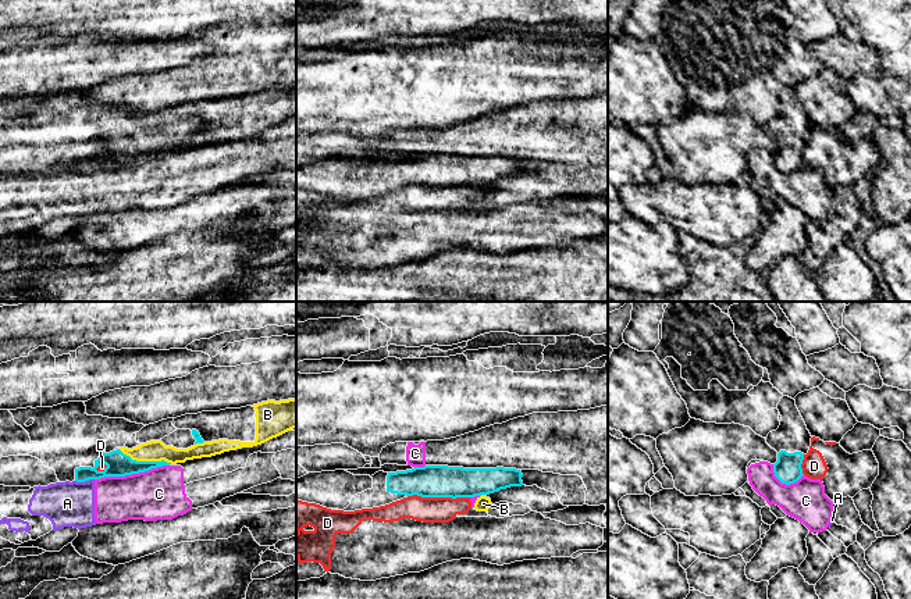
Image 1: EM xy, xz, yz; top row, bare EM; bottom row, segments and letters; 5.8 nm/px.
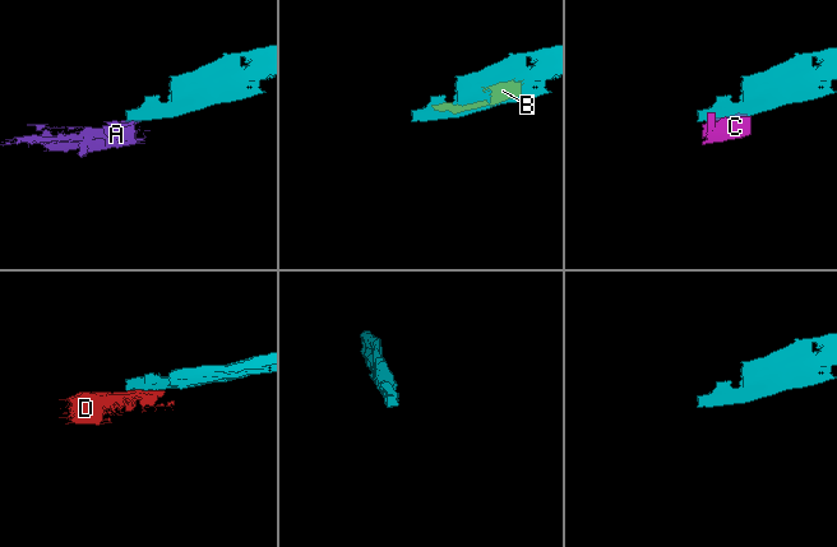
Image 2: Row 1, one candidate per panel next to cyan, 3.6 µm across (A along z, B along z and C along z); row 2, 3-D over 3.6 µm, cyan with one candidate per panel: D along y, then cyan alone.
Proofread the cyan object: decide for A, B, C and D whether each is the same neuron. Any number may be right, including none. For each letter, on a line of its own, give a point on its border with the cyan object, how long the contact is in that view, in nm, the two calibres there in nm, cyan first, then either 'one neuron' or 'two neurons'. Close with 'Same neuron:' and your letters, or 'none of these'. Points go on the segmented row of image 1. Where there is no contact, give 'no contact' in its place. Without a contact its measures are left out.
A: xy (84, 481) | 110 nm | 140/260 nm | two neurons
B: xy (145, 462) | 320 nm | 140/130 nm | two neurons
C: xy (131, 474) | 440 nm | 140/300 nm | two neurons
D: xz (438, 496) | 360 nm | 190/140 nm | two neurons
Same neuron: none of these

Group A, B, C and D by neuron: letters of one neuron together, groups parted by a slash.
A C / B D

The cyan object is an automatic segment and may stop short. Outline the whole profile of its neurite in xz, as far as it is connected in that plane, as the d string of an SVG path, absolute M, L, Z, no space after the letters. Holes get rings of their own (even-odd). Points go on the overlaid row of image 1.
M424 466L406 471L374 475L353 475L345 470L309 473L296 478L296 500L316 503L327 509L355 511L389 504L408 496L421 498L474 498L490 495L510 486L522 486L522 471L516 468L463 468L448 466Z

